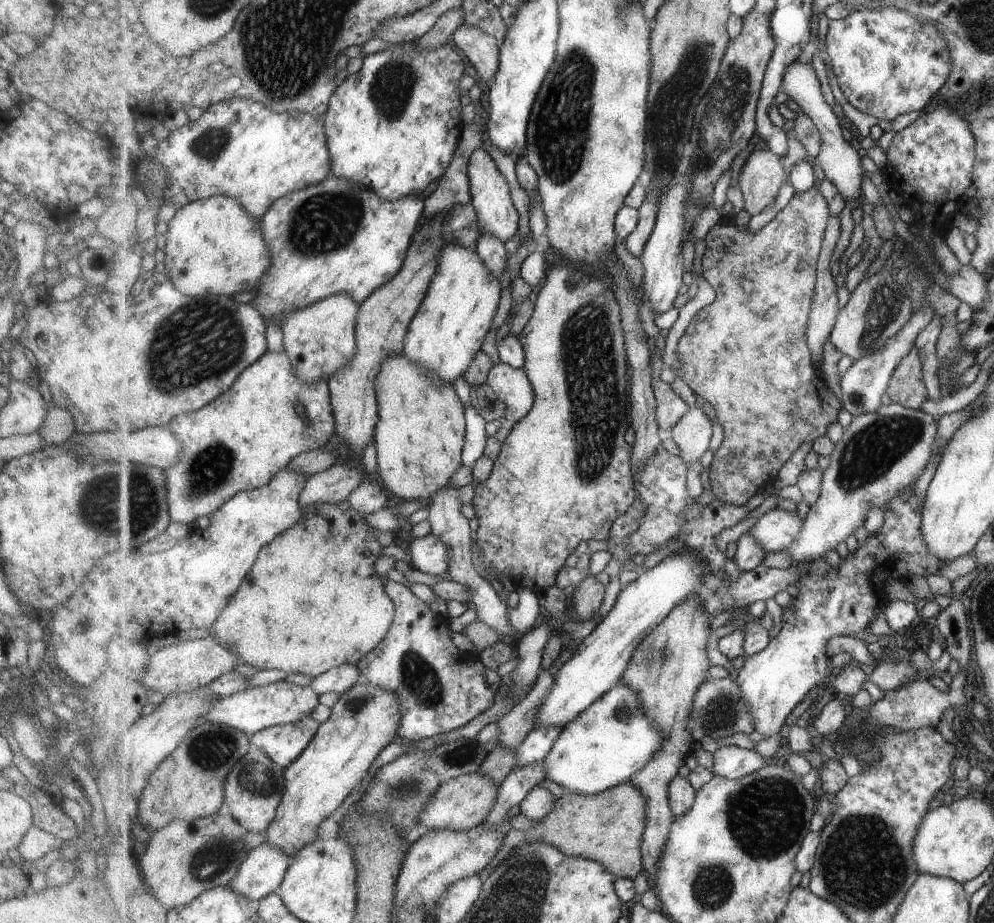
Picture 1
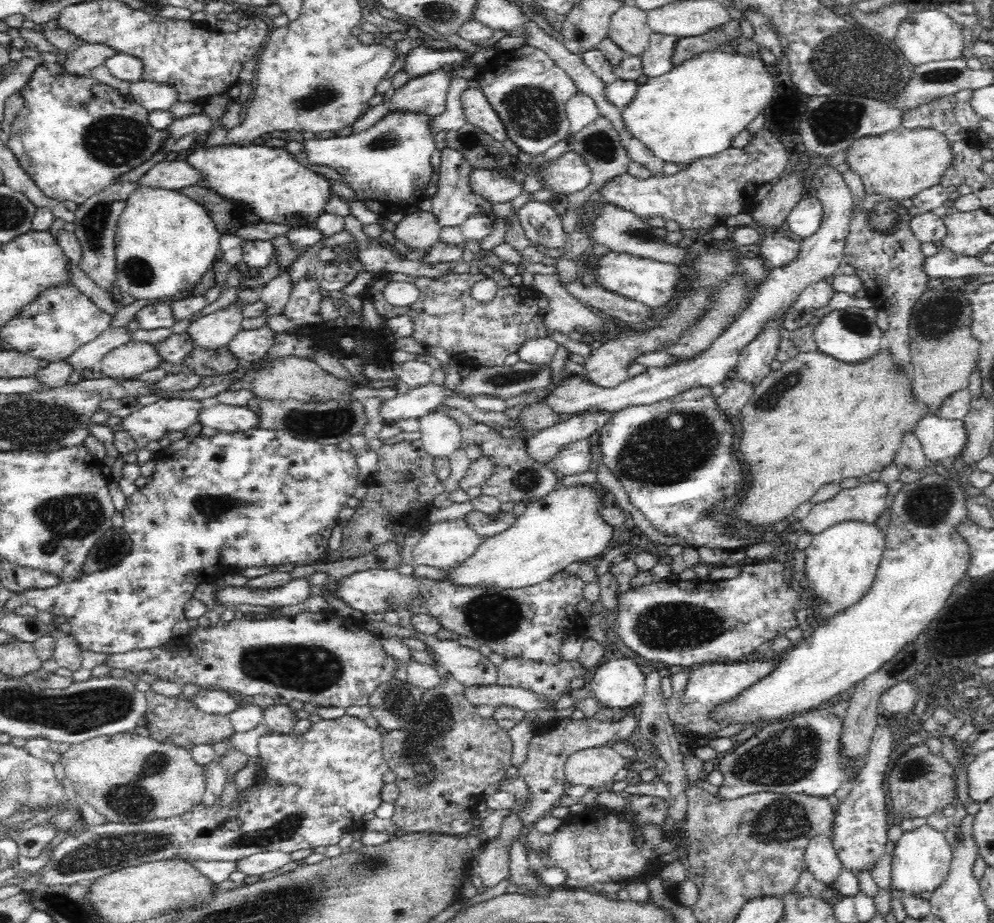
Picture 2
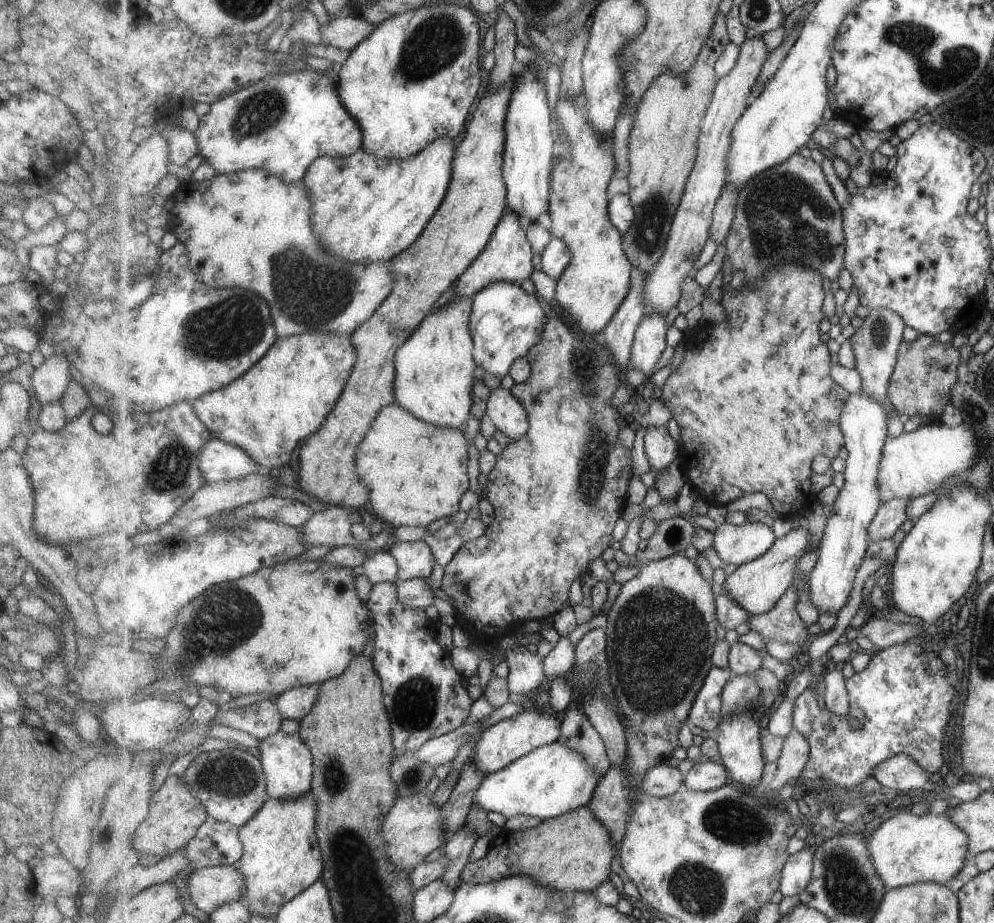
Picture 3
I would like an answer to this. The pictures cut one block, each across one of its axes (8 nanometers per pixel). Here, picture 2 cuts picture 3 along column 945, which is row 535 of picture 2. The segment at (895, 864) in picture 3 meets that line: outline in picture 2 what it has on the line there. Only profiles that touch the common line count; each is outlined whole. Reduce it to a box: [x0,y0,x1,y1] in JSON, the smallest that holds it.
[804,520,885,624]

